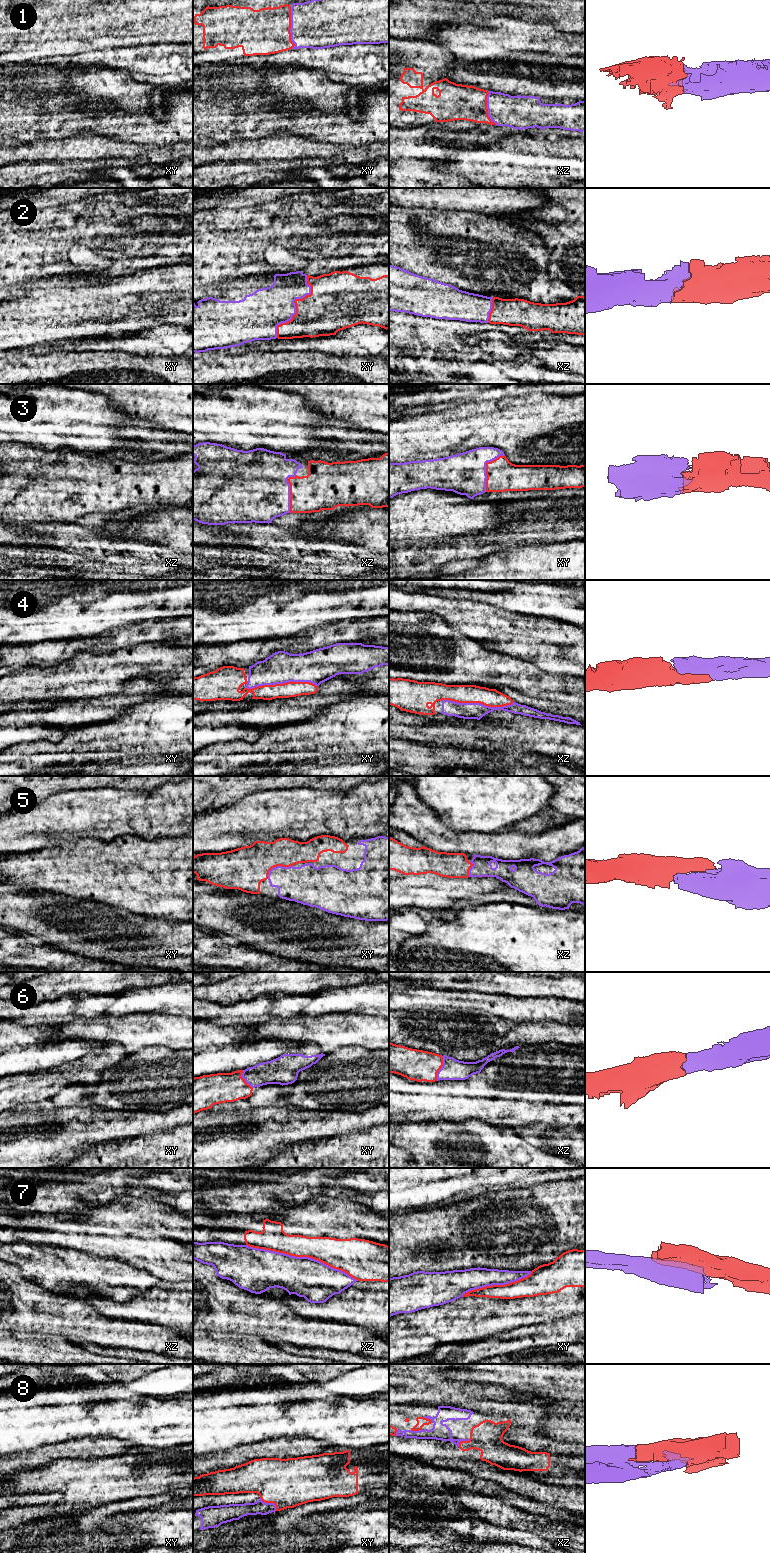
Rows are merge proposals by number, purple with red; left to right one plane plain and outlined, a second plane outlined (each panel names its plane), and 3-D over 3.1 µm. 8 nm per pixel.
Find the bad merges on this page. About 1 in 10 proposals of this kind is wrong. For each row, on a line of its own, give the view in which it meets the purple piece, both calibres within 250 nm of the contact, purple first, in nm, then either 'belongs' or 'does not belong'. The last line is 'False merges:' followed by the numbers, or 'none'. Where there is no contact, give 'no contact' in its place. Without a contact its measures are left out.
1: meets purple in xy; 400 nm thick on the purple side, 380 nm on the other; belongs
2: meets purple in xy; 320 nm thick on the purple side, 380 nm on the other; belongs
3: meets purple in xy; 340 nm thick on the purple side, 240 nm on the other; belongs
4: meets purple in xz; 130 nm thick on the purple side, 140 nm on the other; belongs
5: meets purple in xy; 300 nm thick on the purple side, 340 nm on the other; belongs
6: meets purple in xz; 170 nm thick on the purple side, 260 nm on the other; belongs
7: meets purple in xz; 320 nm thick on the purple side, 220 nm on the other; does not belong
8: meets purple in xy; 110 nm thick on the purple side, 400 nm on the other; belongs
False merges: 7

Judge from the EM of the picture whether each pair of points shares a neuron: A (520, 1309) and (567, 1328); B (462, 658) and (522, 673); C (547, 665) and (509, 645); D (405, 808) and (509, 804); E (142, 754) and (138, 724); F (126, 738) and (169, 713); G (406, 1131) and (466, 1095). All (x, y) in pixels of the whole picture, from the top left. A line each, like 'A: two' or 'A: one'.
A: two
B: one
C: one
D: two
E: two
F: one
G: two

